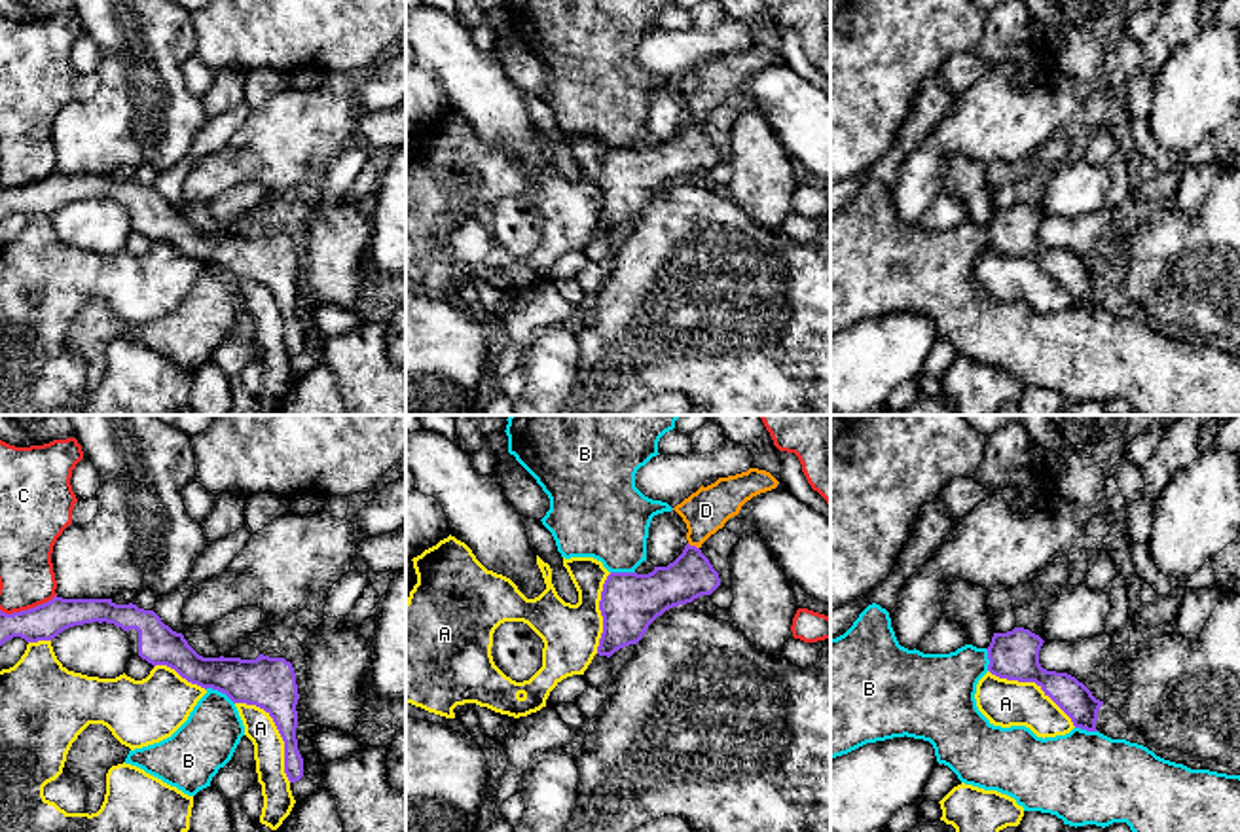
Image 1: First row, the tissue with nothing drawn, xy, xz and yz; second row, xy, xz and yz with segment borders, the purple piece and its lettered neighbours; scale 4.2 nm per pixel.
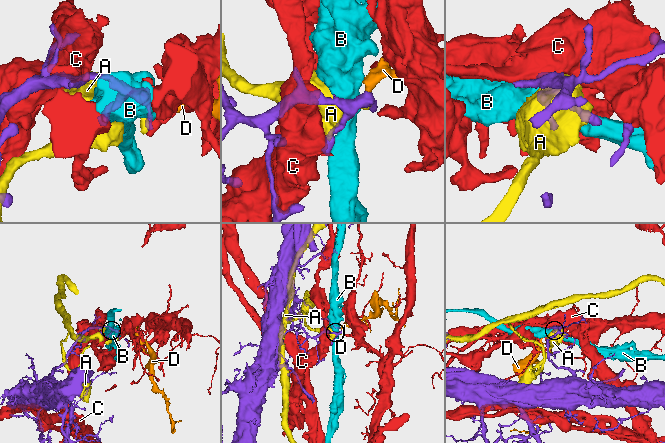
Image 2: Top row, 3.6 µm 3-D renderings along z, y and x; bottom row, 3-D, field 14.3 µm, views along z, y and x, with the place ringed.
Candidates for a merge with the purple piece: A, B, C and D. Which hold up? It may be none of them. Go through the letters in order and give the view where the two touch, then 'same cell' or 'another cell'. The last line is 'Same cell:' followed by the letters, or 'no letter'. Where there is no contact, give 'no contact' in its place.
A: xy | another cell
B: xy | another cell
C: xy | another cell
D: xz | same cell
Same cell: D

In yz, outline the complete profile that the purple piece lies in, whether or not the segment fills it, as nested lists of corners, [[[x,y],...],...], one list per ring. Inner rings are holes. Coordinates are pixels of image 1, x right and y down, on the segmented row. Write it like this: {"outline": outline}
{"outline": [[[1014,627],[994,633],[988,650],[988,671],[999,678],[1035,682],[1073,722],[1075,728],[1098,732],[1096,720],[1103,701],[1067,673],[1047,671],[1039,663],[1043,639],[1030,629]]]}

